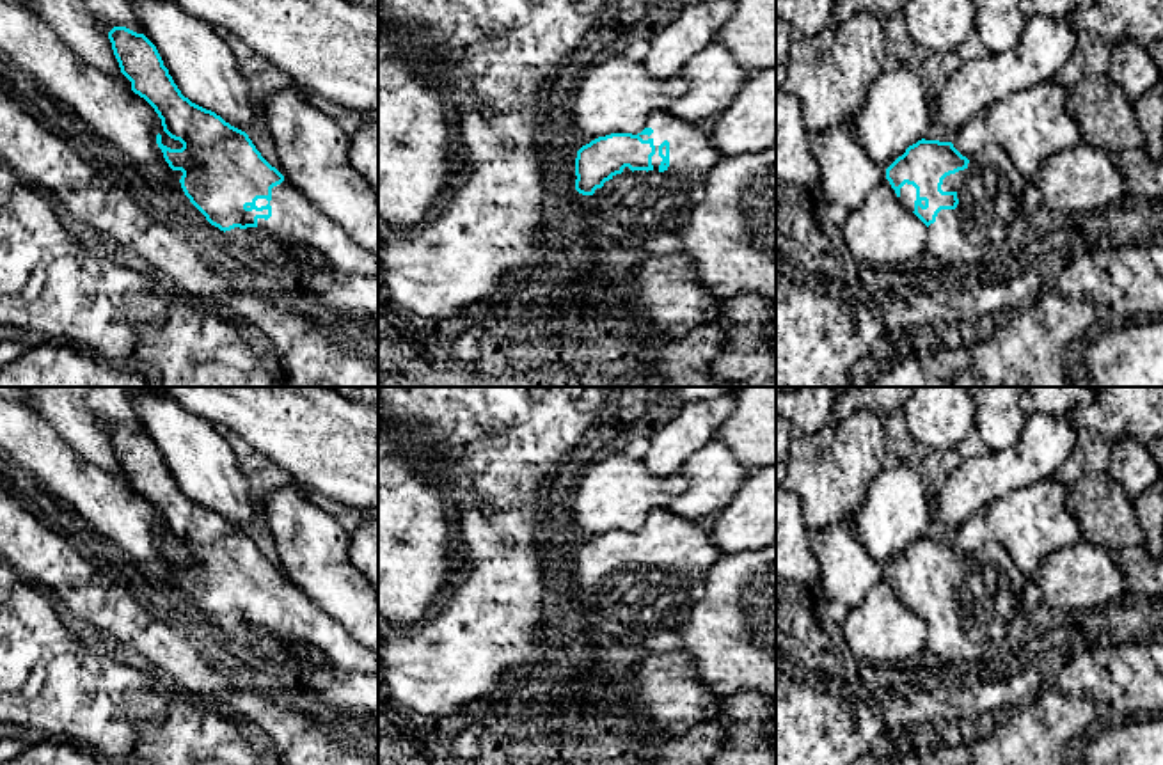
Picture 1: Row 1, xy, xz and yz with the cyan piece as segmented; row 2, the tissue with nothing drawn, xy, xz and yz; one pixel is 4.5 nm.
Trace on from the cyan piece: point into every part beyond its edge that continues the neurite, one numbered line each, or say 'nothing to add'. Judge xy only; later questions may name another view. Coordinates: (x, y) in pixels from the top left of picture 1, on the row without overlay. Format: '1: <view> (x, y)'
1: xy (295, 620)

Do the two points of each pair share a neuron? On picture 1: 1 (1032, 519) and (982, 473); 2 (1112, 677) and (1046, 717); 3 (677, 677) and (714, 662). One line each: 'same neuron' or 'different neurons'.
1: different neurons
2: same neuron
3: different neurons

